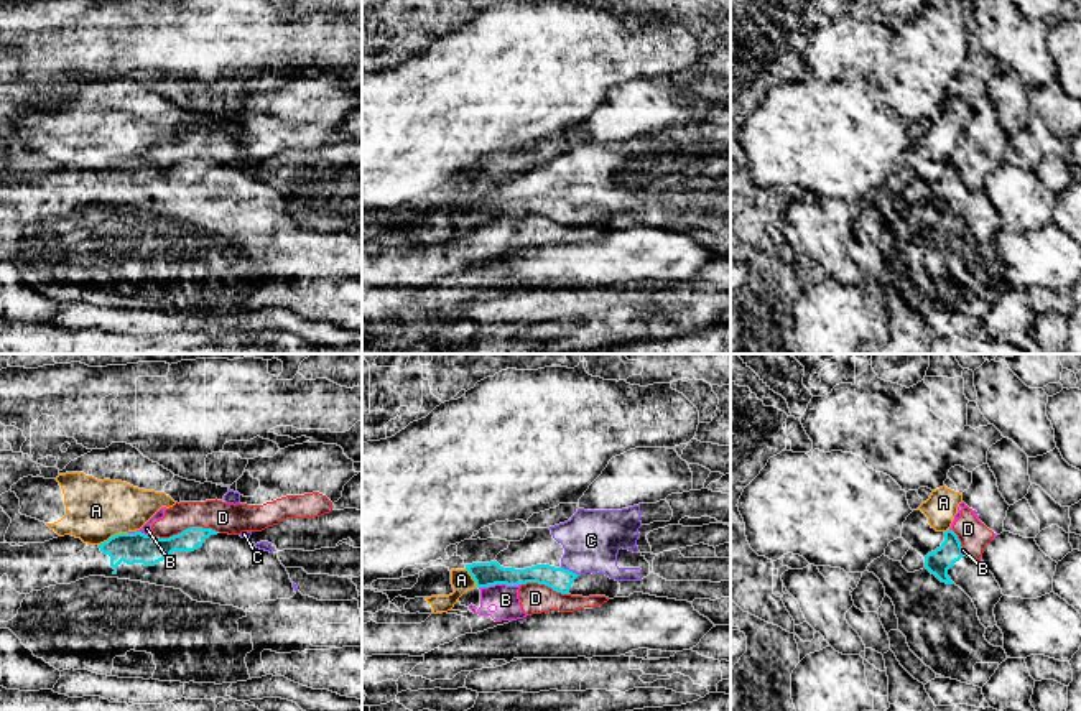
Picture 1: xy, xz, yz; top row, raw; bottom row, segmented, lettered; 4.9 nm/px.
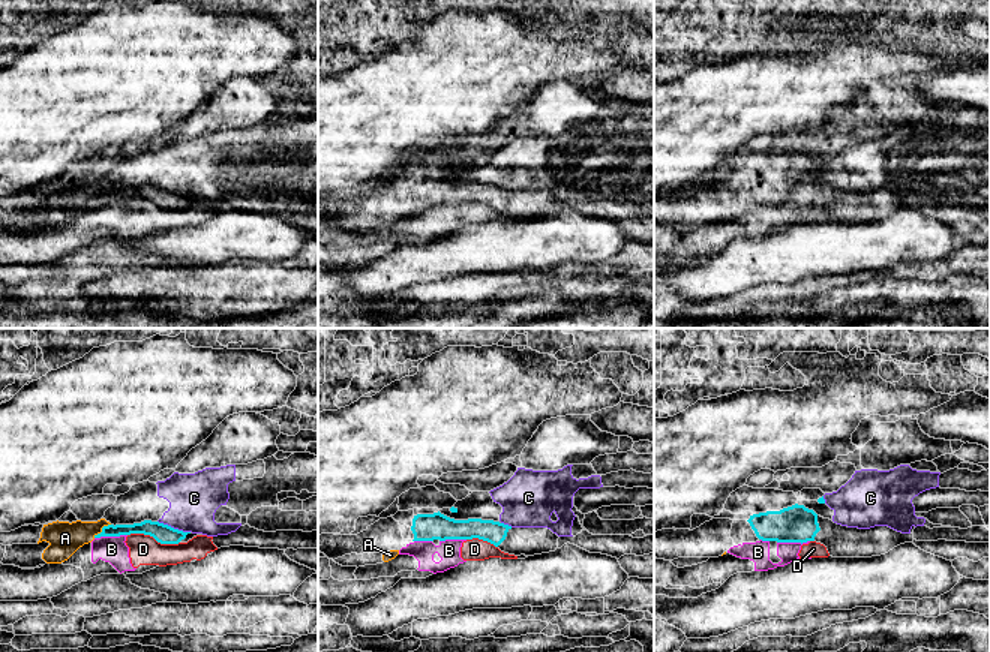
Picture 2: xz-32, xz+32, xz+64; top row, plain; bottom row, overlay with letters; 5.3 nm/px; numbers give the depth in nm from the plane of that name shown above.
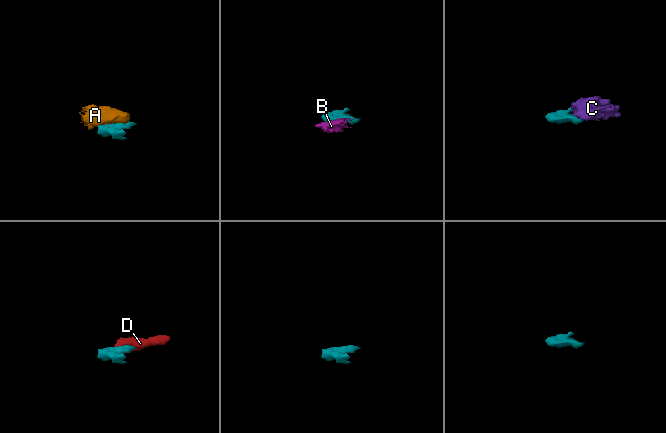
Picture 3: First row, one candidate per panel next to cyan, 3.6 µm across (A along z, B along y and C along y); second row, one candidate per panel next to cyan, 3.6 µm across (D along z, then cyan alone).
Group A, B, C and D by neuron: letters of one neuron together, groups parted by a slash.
A C / B D

